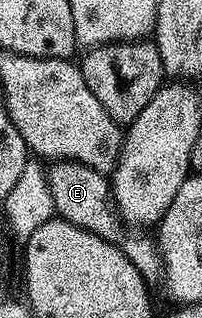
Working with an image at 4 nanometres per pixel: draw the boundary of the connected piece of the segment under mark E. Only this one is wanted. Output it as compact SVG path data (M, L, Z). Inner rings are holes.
M56 161L46 173L51 186L51 199L55 202L55 213L60 219L71 222L107 242L116 244L121 253L139 270L139 274L146 282L160 281L163 276L161 255L157 249L156 239L141 230L130 230L122 225L117 206L113 203L113 192L110 181L104 173L94 168L83 166L73 161Z

